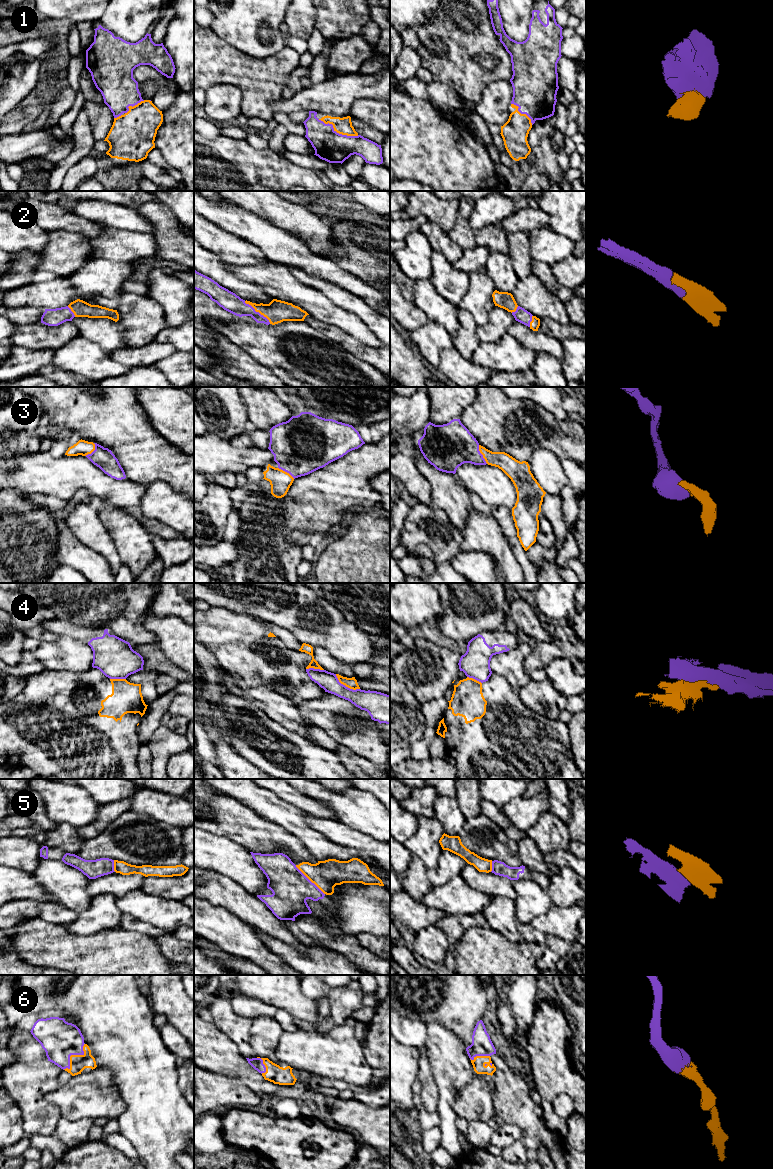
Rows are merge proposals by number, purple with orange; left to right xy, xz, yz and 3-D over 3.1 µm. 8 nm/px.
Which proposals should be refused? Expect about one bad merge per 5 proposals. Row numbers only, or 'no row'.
4, 5

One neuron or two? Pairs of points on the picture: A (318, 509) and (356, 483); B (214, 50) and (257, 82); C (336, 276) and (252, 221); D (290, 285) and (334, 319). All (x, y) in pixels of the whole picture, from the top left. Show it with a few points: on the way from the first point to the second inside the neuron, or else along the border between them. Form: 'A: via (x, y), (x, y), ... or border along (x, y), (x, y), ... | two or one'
A: via (327, 500), (347, 483) | one
B: via (225, 61), (231, 67), (246, 73) | one
C: via (315, 265), (296, 253), (278, 246), (273, 241) | one
D: via (301, 295), (323, 309) | one

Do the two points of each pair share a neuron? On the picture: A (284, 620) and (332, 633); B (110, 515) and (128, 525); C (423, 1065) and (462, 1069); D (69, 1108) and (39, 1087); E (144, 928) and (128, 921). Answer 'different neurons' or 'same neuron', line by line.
A: same neuron
B: same neuron
C: different neurons
D: different neurons
E: same neuron

